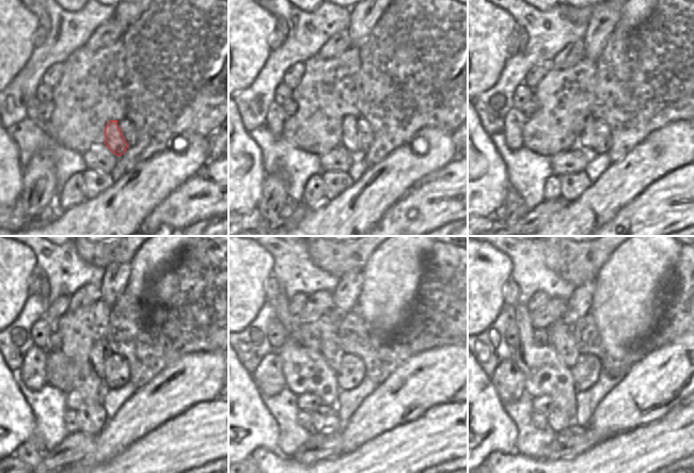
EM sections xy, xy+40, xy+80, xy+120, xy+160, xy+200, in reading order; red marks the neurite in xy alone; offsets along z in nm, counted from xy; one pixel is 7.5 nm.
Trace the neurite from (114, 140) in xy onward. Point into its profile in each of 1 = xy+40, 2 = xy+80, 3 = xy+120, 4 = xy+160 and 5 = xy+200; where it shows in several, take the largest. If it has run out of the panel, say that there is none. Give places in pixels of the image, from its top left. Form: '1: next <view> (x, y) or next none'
1: next xy+40 (349, 141)
2: next xy+80 (587, 138)
3: next xy+120 (99, 351)
4: next xy+160 (330, 347)
5: next xy+200 (561, 337)

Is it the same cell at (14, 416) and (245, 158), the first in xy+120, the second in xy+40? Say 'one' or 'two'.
one

